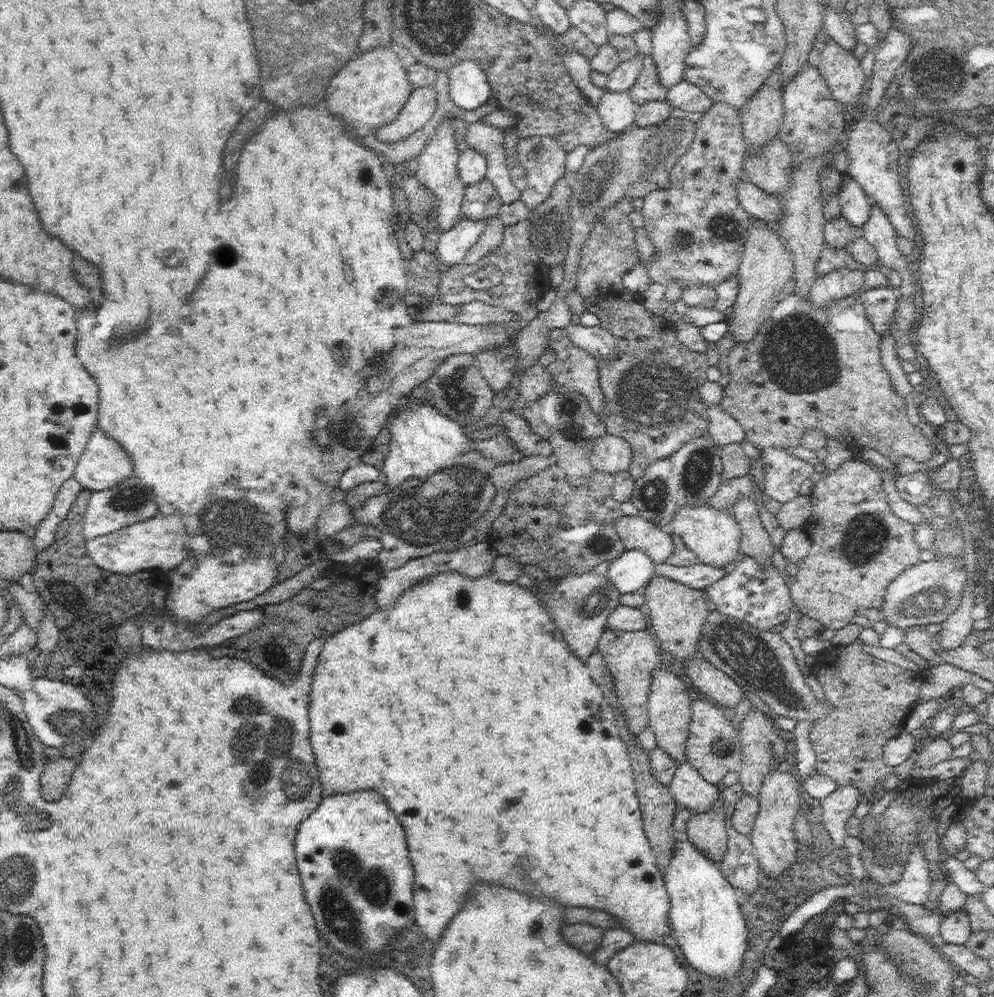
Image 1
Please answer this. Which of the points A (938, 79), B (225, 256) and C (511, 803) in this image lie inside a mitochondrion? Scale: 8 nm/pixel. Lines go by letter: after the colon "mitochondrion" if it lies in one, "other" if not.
A: mitochondrion
B: other
C: other

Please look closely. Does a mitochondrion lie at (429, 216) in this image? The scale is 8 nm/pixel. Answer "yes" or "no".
no

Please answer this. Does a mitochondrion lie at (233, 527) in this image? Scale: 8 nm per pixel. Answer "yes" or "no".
yes

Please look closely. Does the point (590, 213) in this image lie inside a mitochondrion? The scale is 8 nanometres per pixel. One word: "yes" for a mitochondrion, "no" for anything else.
no

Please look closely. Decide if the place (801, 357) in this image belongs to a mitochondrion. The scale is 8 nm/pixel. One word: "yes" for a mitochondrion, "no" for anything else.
yes

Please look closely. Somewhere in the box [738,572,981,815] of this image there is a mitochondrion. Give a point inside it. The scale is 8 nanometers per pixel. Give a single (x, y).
(931, 603)

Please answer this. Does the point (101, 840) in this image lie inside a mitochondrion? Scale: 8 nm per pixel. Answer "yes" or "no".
no

